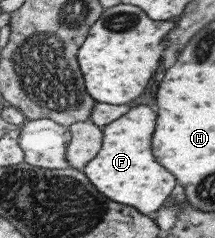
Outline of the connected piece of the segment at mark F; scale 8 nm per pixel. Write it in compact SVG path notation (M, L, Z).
M138 105L109 125L103 126L103 147L92 161L81 169L97 192L103 193L111 201L130 205L145 215L153 215L159 210L177 183L177 179L167 169L157 165L151 153L151 135L155 131L155 119L157 115L151 107Z

